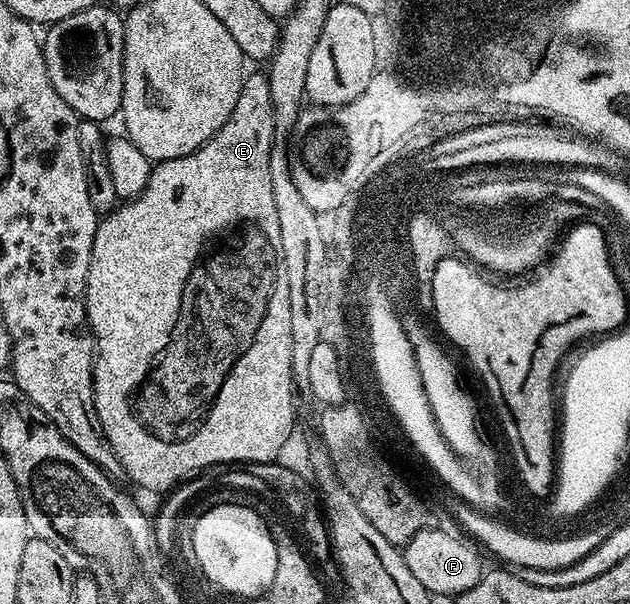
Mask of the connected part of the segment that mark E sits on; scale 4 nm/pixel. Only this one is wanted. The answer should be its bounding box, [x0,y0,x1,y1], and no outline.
[87,73,297,492]

